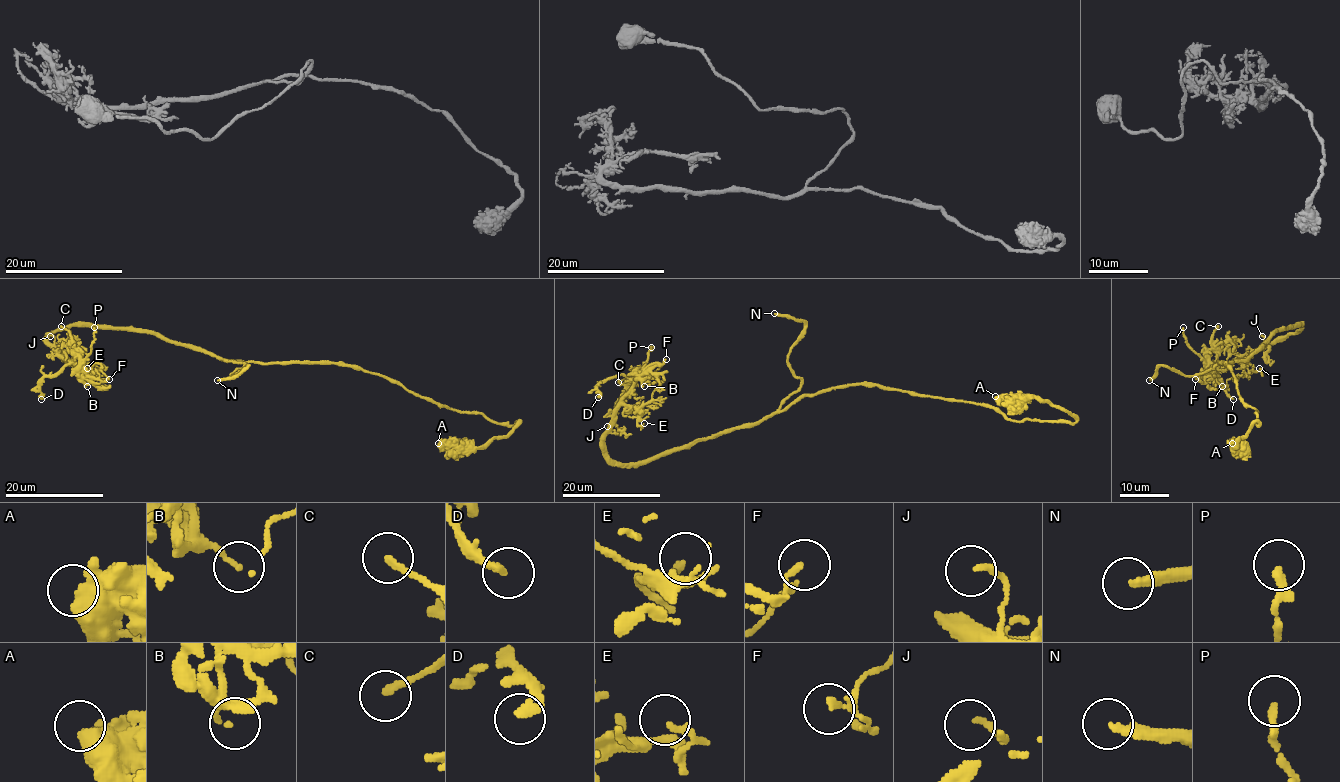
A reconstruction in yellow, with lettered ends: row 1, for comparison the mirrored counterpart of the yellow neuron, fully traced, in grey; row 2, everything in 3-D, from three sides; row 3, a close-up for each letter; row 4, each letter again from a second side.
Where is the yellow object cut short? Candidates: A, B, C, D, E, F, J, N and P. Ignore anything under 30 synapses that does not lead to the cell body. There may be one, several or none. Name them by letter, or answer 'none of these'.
N

